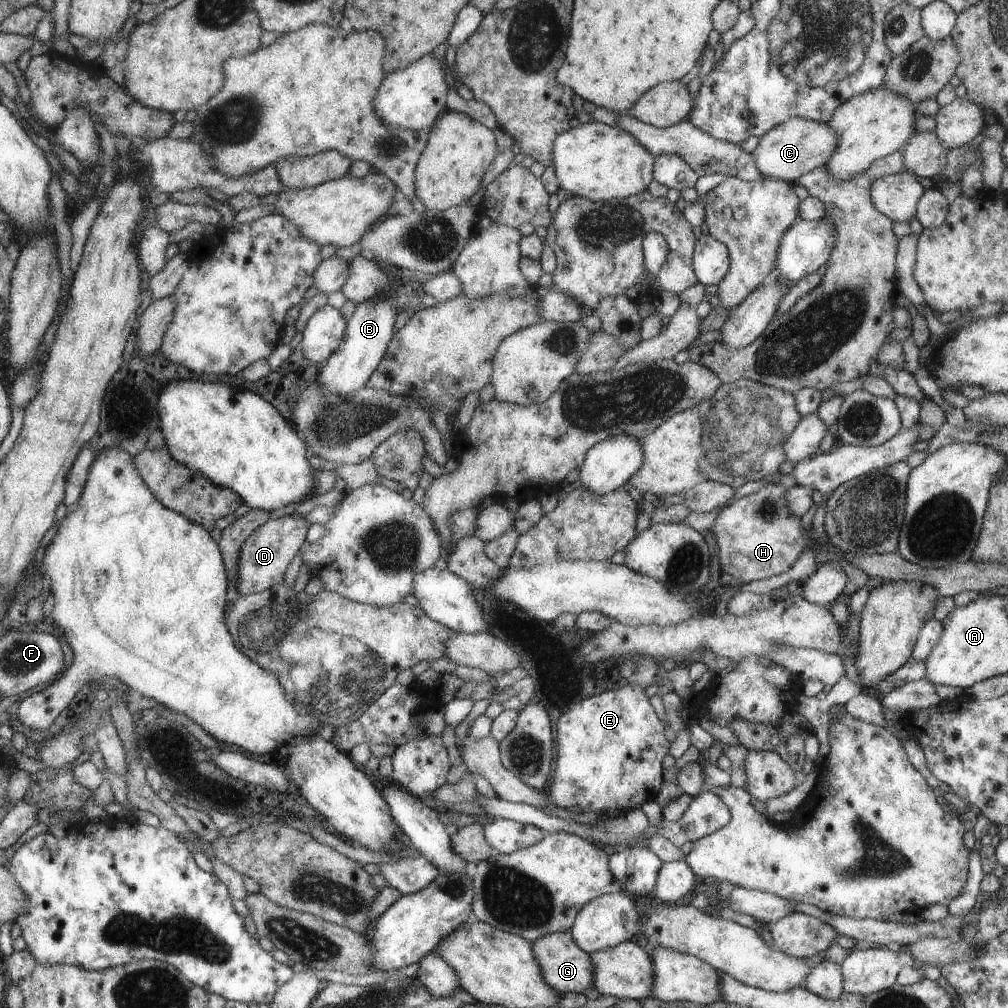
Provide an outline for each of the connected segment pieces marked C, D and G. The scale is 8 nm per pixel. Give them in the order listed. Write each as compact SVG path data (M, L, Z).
M791 117L763 133L750 154L754 155L761 176L785 182L797 182L798 178L806 172L825 165L830 160L831 154L838 148L838 142L838 132L831 130L826 123Z
M293 513L269 519L261 526L253 530L245 542L239 548L237 554L237 578L235 578L235 588L242 595L261 592L270 589L275 584L283 583L283 574L291 558L298 554L298 550L305 544L305 532L309 528L309 523L300 514Z
M553 932L539 937L537 941L530 943L539 966L542 967L543 978L547 986L550 986L560 995L567 992L581 994L594 982L594 966L591 964L590 954L583 951L575 942L570 932Z

